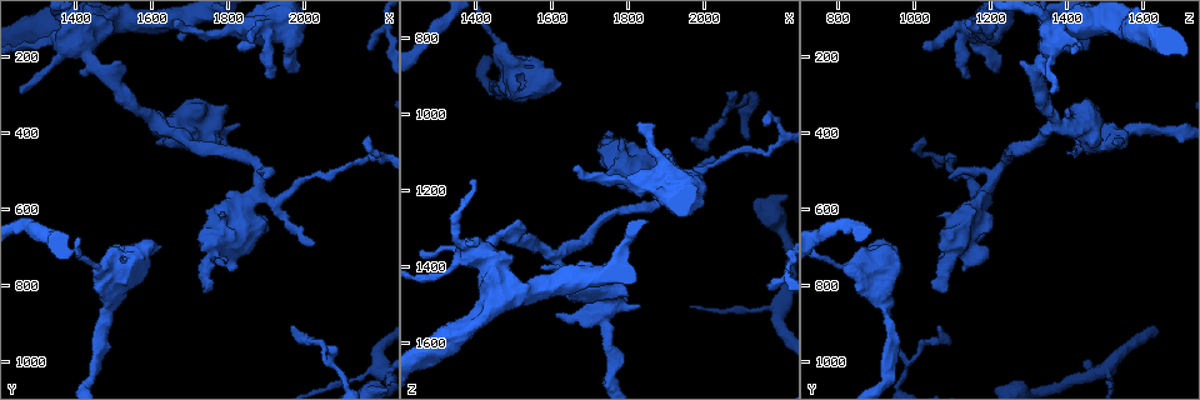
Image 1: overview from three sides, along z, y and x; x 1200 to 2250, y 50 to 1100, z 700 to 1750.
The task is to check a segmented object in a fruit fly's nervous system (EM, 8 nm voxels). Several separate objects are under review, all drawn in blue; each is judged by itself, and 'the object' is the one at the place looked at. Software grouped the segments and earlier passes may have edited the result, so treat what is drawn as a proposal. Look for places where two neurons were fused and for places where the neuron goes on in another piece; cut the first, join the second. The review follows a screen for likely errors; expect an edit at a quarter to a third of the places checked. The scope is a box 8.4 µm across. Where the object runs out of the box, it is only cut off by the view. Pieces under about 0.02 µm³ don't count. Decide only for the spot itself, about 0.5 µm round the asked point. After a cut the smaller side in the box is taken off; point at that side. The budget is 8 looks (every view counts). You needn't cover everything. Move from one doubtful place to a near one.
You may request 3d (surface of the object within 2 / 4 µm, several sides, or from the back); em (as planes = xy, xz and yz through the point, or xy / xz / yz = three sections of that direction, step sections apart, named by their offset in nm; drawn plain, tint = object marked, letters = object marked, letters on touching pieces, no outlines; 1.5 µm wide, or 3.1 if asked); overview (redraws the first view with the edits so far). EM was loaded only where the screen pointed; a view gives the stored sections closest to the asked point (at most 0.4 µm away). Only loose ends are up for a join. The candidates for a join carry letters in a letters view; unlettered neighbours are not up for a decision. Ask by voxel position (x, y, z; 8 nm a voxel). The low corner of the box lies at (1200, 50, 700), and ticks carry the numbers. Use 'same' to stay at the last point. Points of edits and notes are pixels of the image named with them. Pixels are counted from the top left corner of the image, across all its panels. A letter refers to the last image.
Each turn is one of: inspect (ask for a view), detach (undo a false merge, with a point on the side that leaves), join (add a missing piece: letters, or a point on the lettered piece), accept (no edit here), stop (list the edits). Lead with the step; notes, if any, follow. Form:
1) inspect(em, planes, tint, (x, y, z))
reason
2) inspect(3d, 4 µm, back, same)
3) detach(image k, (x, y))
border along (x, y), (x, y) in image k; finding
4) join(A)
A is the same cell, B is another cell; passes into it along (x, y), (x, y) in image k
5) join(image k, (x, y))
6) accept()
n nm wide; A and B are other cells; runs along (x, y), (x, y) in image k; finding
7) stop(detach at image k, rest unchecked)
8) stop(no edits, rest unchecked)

inspect(3d, 2 µm, (2065, 960, 940))
tapers out

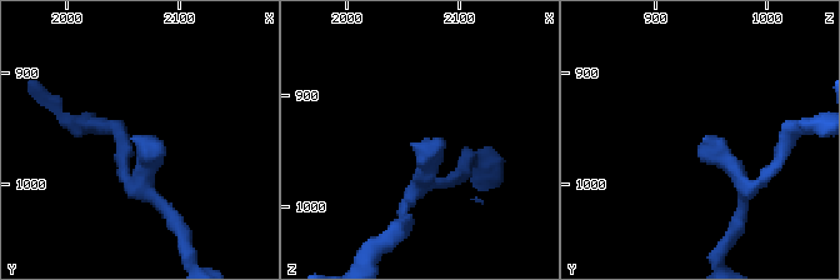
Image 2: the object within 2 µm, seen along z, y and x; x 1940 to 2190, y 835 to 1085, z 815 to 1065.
inspect(em, planes, letters, (2060, 958, 944))

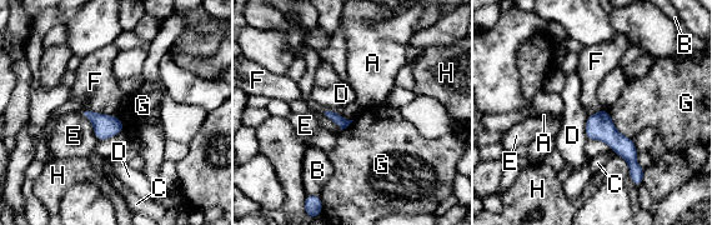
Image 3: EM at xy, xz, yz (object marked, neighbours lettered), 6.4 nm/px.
accept()
A, B, C, D, E, F, G and H are other cells; border along (84, 111), (99, 111), (118, 116) in image 3; none of them fits

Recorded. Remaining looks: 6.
inspect(3d, 2 µm, (1465, 745, 810))
sudden change in width

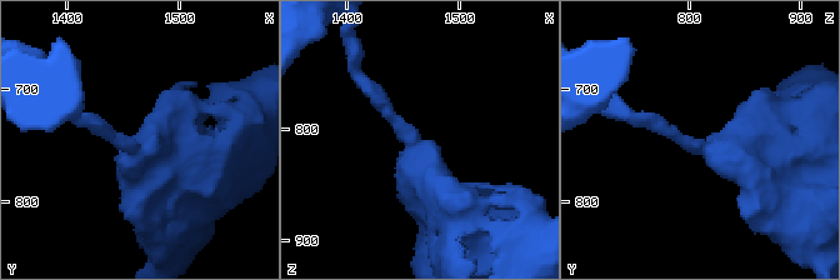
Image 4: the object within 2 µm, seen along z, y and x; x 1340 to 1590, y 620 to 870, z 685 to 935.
inspect(em, planes, plain, (1462, 748, 810))
now the EM

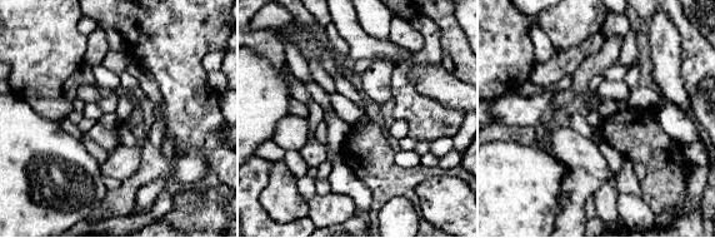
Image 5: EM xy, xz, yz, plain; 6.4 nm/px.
inspect(em, planes, letters, same)
see the neighbours

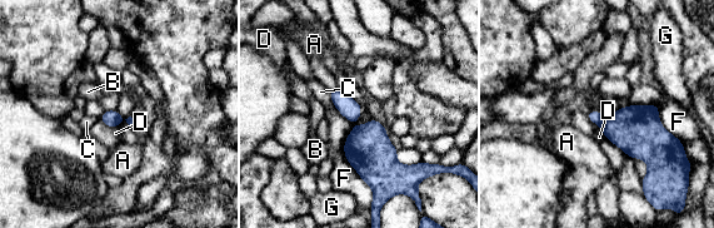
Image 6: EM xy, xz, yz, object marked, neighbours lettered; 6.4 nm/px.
detach(image 6, (595, 117))
110 nm wide; F touches over 500 nm; A, B, C, D, F and G are other cells; two neurons meet here

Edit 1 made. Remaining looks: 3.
inspect(3d, 4 µm, (1510, 210, 1280))
free end

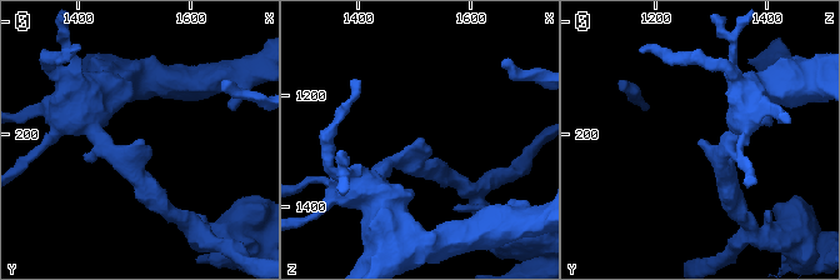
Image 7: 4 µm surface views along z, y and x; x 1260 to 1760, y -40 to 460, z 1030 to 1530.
inspect(em, 3.1 µm, planes, letters, (1510, 210, 1285))
arms of 240, 280 nm

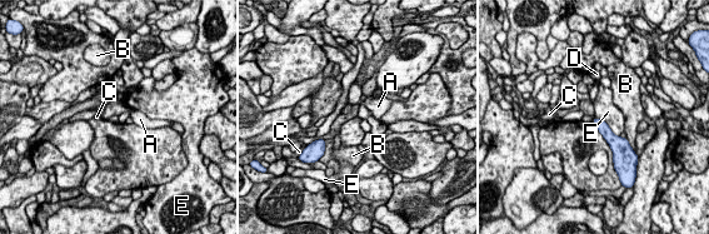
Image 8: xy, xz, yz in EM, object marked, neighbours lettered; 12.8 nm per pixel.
accept()
140 nm wide; A, B, C, D and E are other cells; border along (595, 116), (604, 120), (619, 137) in image 8; no lettered piece goes on from it

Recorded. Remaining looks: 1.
stop(detach at image 6, rest unchecked)

